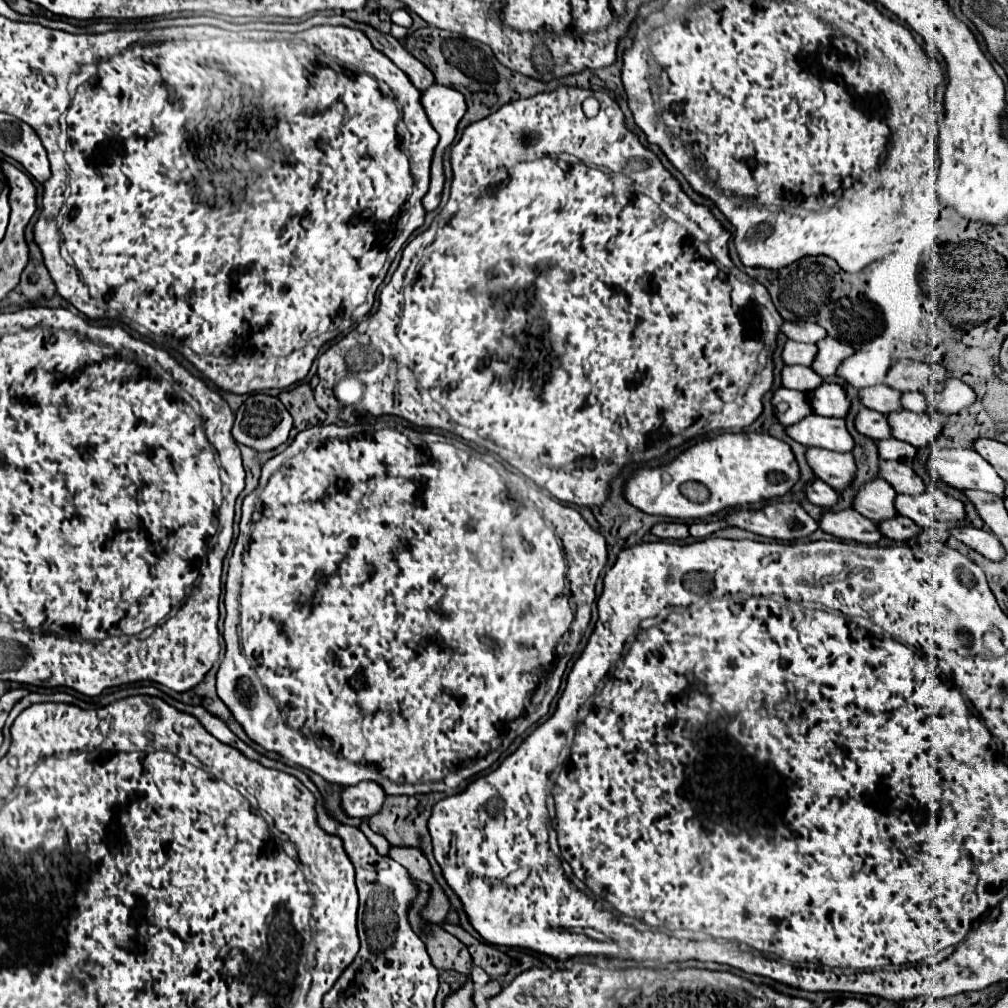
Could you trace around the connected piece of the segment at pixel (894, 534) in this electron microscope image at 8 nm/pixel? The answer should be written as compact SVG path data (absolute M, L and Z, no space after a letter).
M893 516L889 520L883 520L883 522L877 524L877 528L883 536L897 540L897 542L907 542L921 532L921 528L915 526L915 522L903 518L903 516Z

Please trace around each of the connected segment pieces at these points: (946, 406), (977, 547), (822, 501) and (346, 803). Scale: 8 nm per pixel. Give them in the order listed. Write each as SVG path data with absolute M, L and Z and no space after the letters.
M947 378L943 388L939 392L931 394L931 404L939 410L939 412L947 412L947 414L955 414L961 408L969 406L975 402L975 392L961 380L957 378Z
M955 526L955 528L949 528L949 534L955 536L959 542L963 542L965 546L973 548L975 552L983 554L989 560L1003 558L1001 542L997 540L995 534L991 534L987 530L979 530L973 526Z
M813 480L813 484L805 488L805 496L811 504L817 504L821 508L831 508L837 502L837 492L819 480Z
M361 782L345 788L341 794L341 808L349 818L367 818L383 804L383 788L373 782Z

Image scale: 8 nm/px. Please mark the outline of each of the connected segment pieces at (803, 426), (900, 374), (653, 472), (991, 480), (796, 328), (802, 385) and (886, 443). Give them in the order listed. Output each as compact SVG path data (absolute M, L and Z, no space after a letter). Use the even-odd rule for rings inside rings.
M809 414L797 424L787 426L785 432L803 446L819 446L835 452L853 450L853 438L845 428L843 418L823 418Z
M897 360L887 370L883 384L899 392L911 392L911 390L921 390L931 380L943 382L945 376L947 370L943 366L931 366L927 362L915 362L915 360Z
M725 432L715 438L701 440L691 448L683 450L673 462L659 468L633 470L629 476L623 498L645 514L669 516L679 520L707 518L719 510L731 510L747 504L761 504L765 500L783 496L799 478L799 466L791 448L769 434L757 432ZM687 480L697 480L705 484L711 492L707 502L691 502L681 492L679 486Z
M935 450L935 454L925 460L925 466L935 480L941 480L951 488L975 488L1003 496L1003 478L999 478L995 468L989 466L989 462L979 454L975 454L975 450Z
M783 322L781 332L789 340L795 340L795 342L811 342L811 344L815 344L817 340L821 340L821 338L827 336L827 332L821 326L811 324L811 322Z
M783 366L783 370L781 370L781 386L783 388L807 392L807 390L815 390L815 386L819 386L821 382L823 382L823 378L819 378L807 366Z
M895 438L875 440L875 446L877 446L877 452L879 452L879 458L883 458L883 460L901 460L901 462L907 462L917 452L911 444L899 442Z

